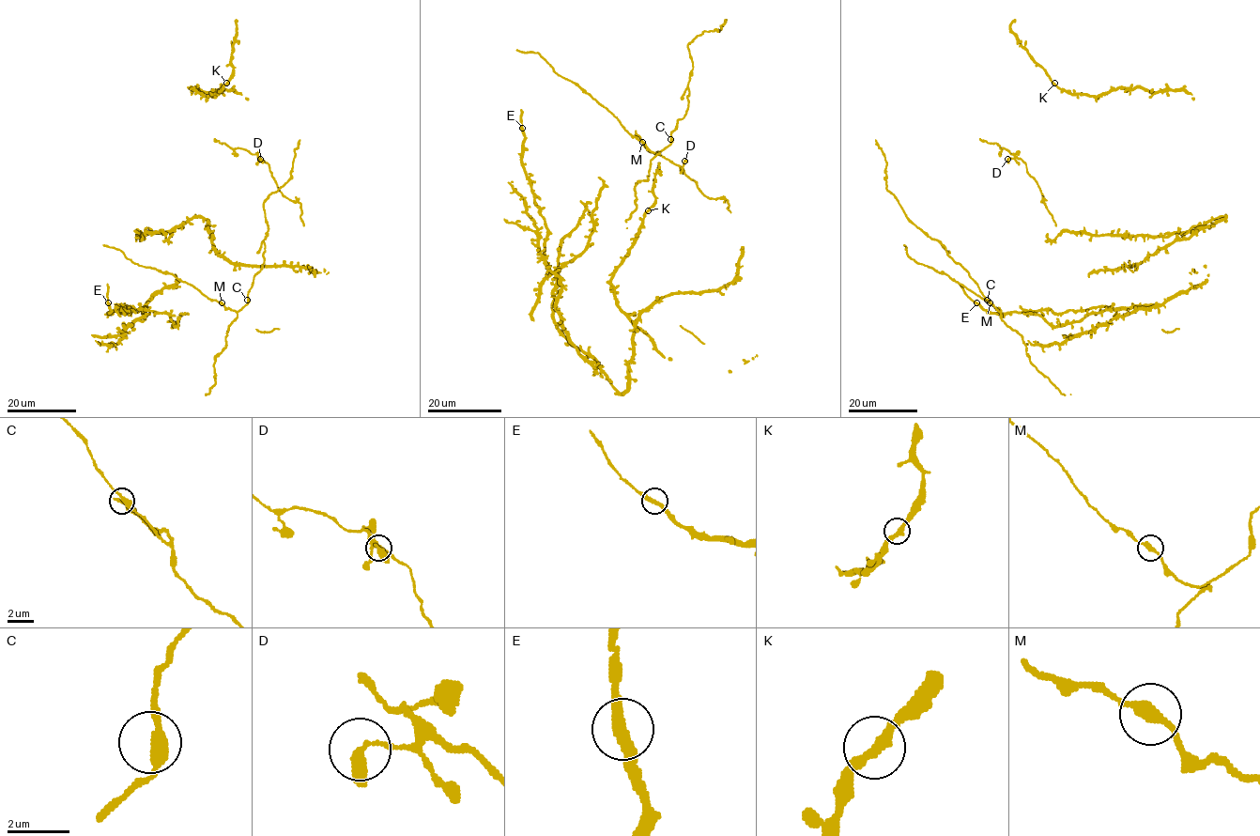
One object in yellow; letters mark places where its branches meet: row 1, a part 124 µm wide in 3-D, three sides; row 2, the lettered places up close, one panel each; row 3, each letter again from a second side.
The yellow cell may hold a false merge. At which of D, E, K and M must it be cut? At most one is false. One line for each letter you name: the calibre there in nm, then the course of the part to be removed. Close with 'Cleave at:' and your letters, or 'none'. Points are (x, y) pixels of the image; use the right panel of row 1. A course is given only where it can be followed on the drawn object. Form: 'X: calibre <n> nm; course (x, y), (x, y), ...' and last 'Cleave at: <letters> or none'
Cleave at: none

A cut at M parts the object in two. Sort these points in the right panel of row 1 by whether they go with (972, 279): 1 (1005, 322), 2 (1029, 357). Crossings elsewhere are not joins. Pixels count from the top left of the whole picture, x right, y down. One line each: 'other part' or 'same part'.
1: same part
2: same part

